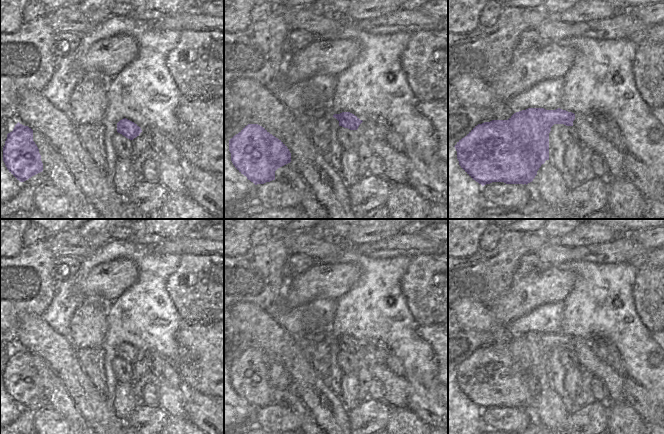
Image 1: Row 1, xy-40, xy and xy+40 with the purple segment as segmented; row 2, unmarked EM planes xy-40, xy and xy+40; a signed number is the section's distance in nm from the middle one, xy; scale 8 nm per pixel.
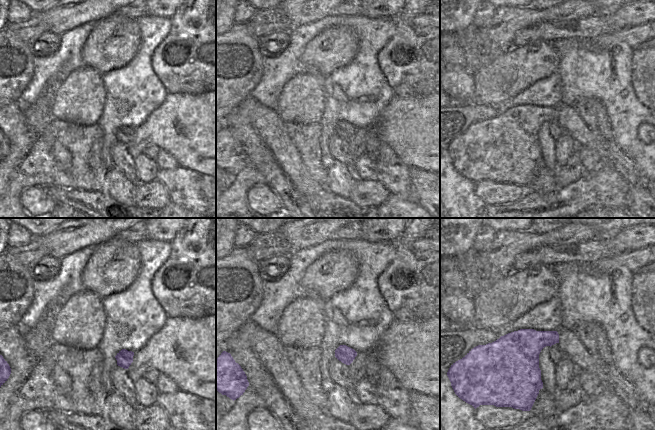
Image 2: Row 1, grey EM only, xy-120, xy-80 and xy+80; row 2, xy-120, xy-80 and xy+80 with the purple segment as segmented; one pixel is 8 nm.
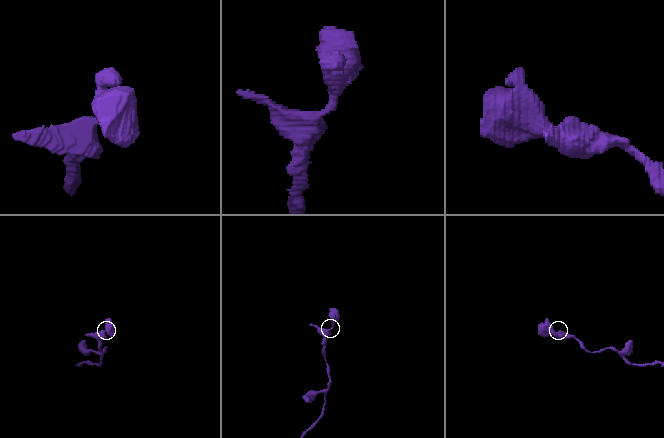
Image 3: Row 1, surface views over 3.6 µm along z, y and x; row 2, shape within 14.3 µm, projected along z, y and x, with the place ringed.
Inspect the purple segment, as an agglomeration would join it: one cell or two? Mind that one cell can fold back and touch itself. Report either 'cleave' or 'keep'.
keep

